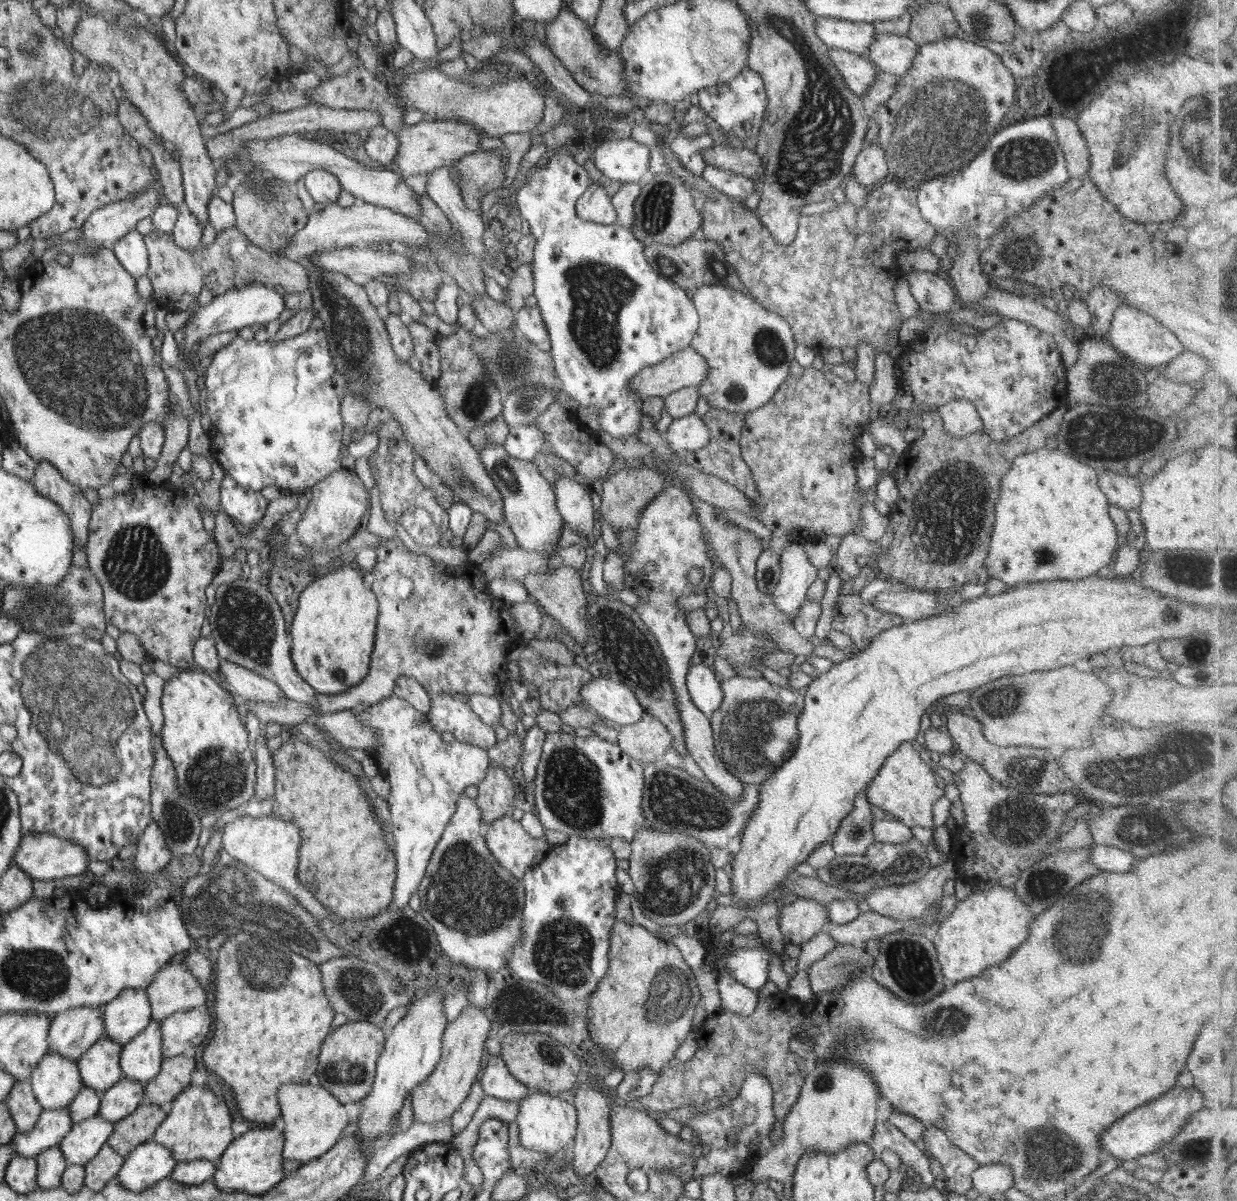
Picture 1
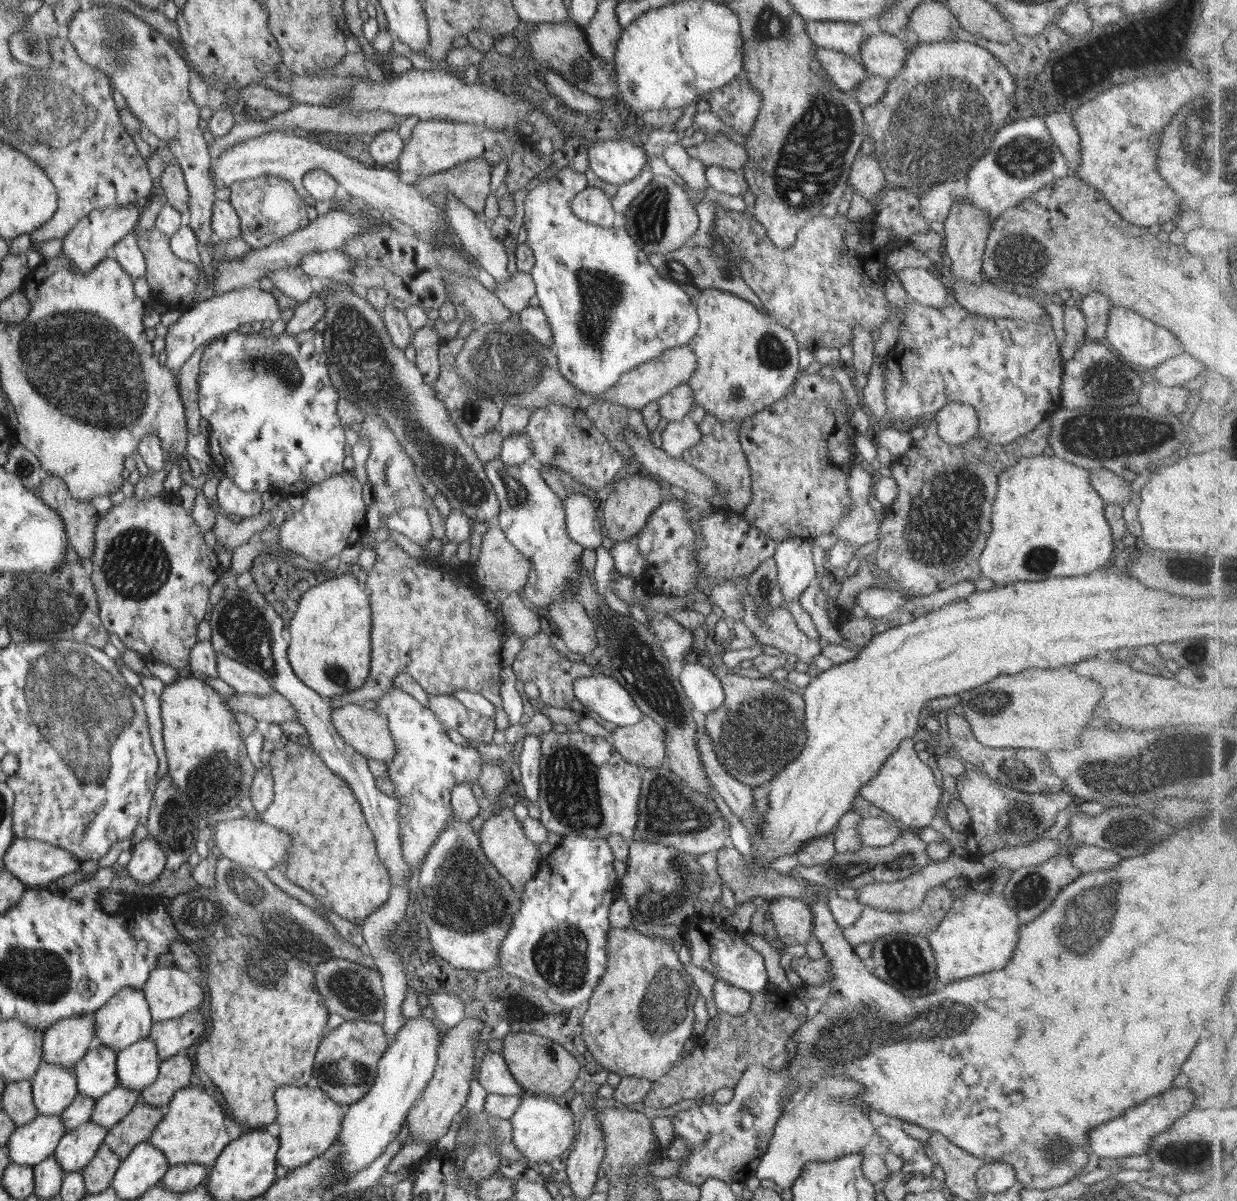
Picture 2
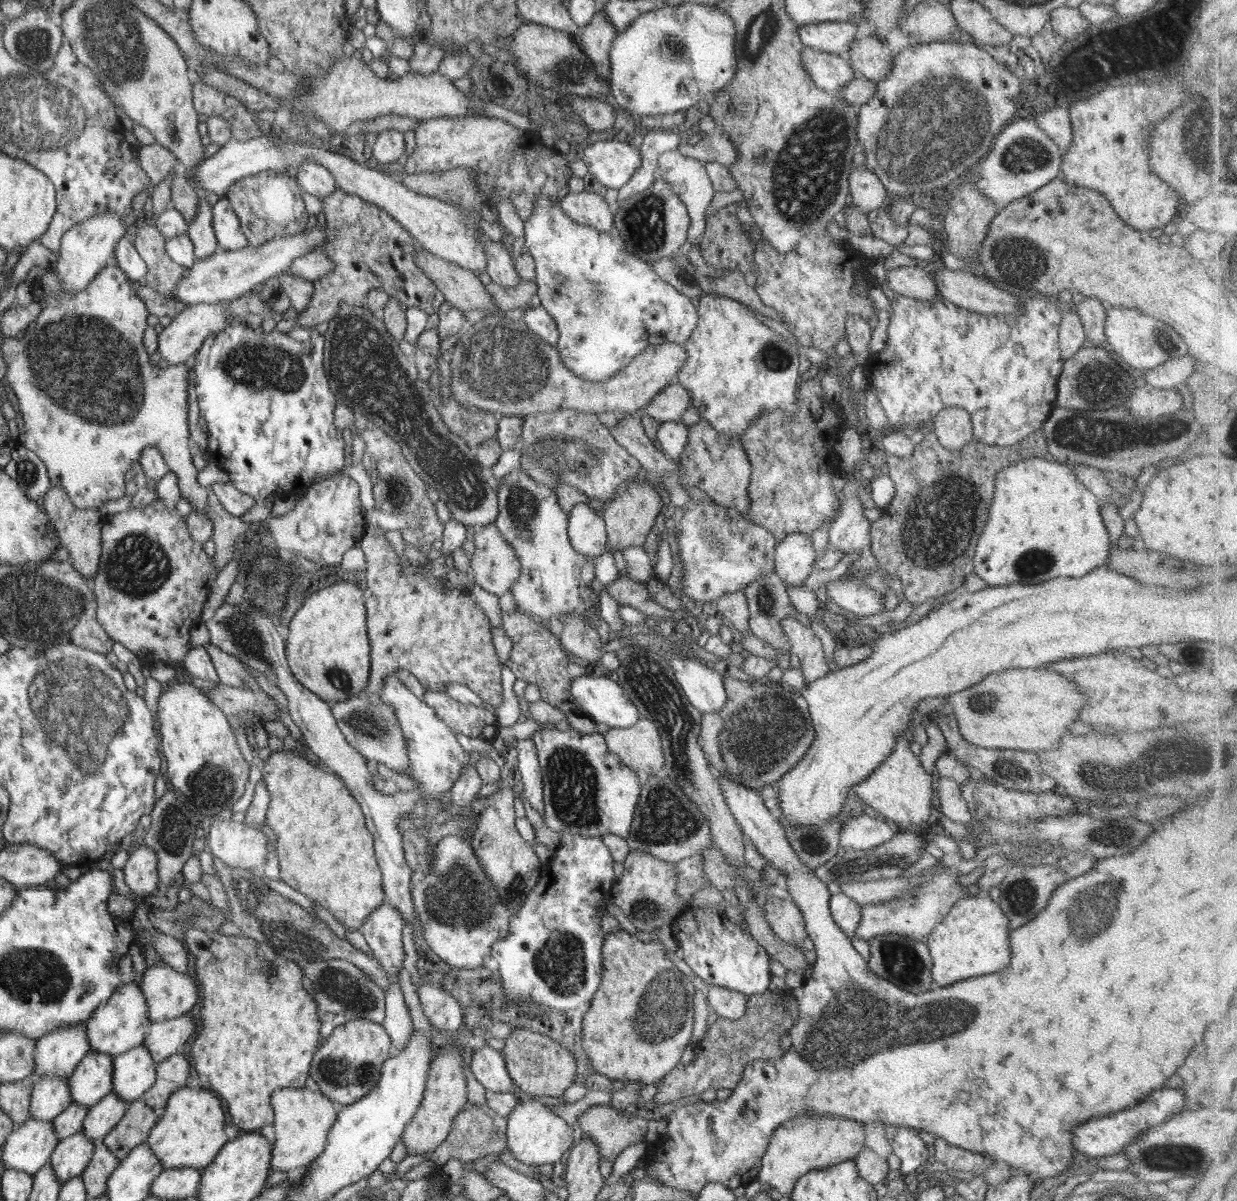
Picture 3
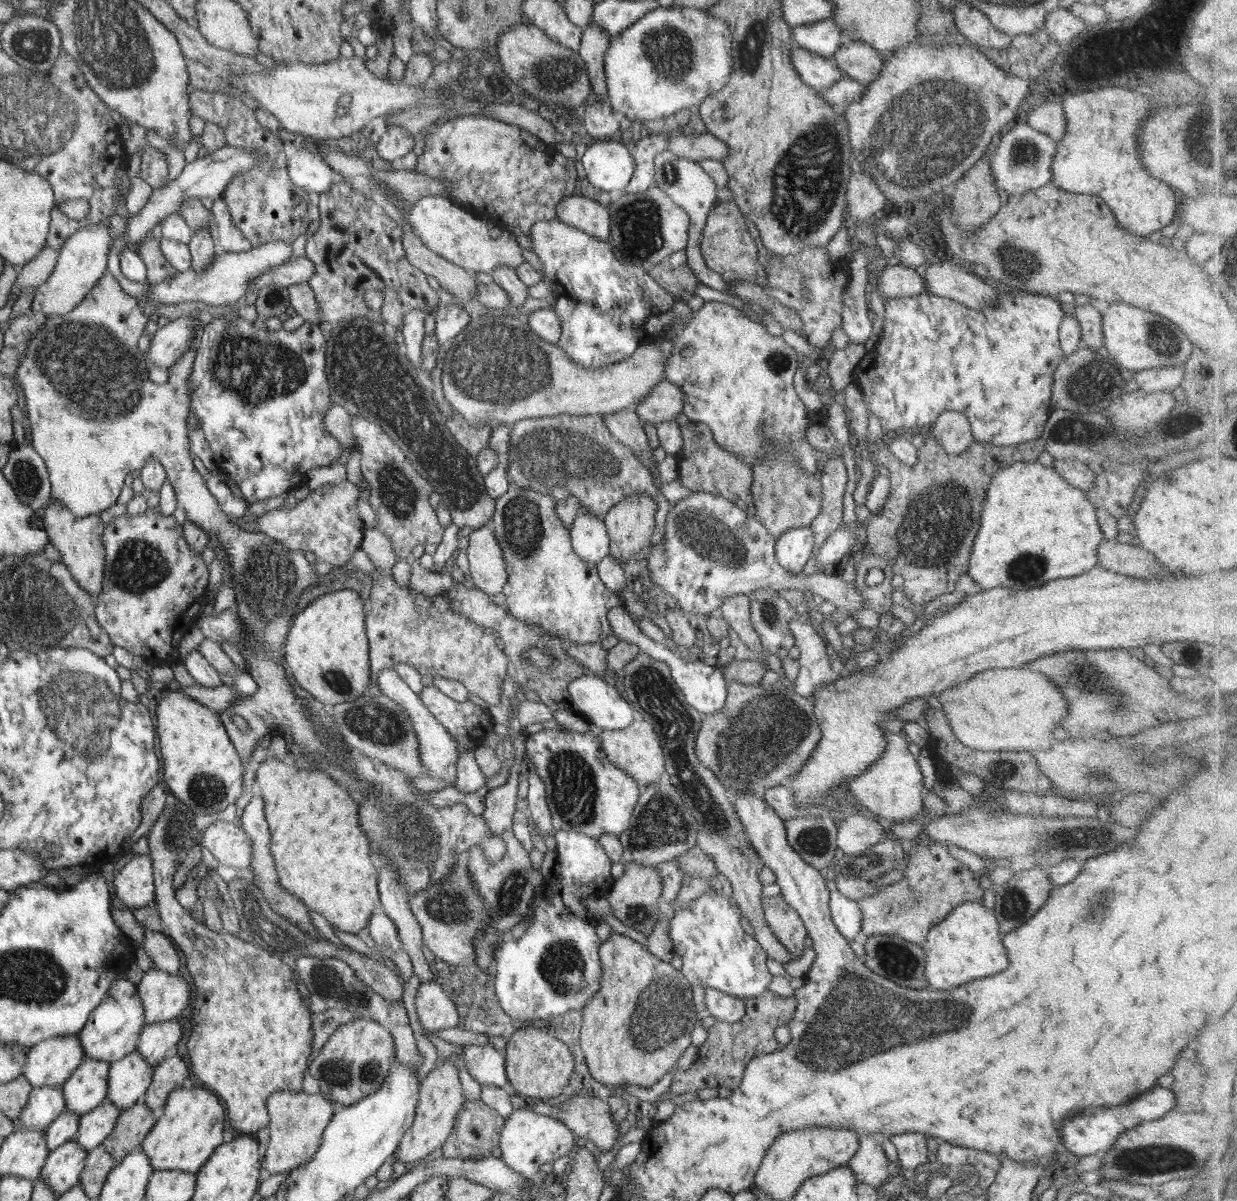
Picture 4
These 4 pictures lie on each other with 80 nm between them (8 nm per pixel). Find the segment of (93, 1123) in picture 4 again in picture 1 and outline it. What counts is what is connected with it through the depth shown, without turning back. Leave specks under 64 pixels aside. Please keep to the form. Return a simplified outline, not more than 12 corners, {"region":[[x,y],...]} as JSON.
{"region":[[122,1078],[102,1093],[98,1115],[116,1124],[146,1101],[140,1082]]}

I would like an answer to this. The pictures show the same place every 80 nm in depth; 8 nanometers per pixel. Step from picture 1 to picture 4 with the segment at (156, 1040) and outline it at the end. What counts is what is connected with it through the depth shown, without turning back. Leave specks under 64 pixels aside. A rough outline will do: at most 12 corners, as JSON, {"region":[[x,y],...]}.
{"region":[[135,1050],[110,1065],[107,1098],[121,1112],[141,1102],[154,1067]]}

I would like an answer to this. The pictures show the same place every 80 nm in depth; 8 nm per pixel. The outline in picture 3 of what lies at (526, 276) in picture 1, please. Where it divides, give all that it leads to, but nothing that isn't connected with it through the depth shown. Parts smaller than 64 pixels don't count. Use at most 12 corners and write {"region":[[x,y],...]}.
{"region":[[520,279],[513,287],[492,282],[486,288],[503,311],[524,308],[537,284]]}

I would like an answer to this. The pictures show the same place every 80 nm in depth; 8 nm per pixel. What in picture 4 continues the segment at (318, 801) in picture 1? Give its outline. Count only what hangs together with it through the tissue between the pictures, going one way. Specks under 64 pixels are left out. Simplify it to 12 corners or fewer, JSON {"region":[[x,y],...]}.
{"region":[[269,757],[278,881],[359,934],[381,902],[358,804]]}

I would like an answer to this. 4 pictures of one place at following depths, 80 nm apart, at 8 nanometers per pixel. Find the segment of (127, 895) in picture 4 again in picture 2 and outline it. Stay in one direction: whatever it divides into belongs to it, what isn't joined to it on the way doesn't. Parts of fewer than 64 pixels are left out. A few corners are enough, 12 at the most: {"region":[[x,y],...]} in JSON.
{"region":[[150,834],[134,842],[122,871],[140,884],[167,866],[165,850]]}

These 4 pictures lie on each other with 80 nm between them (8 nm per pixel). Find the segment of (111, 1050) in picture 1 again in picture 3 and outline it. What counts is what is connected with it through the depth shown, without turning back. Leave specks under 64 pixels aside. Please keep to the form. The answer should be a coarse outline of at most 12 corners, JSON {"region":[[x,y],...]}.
{"region":[[88,1051],[68,1080],[93,1107],[113,1090],[113,1057]]}

